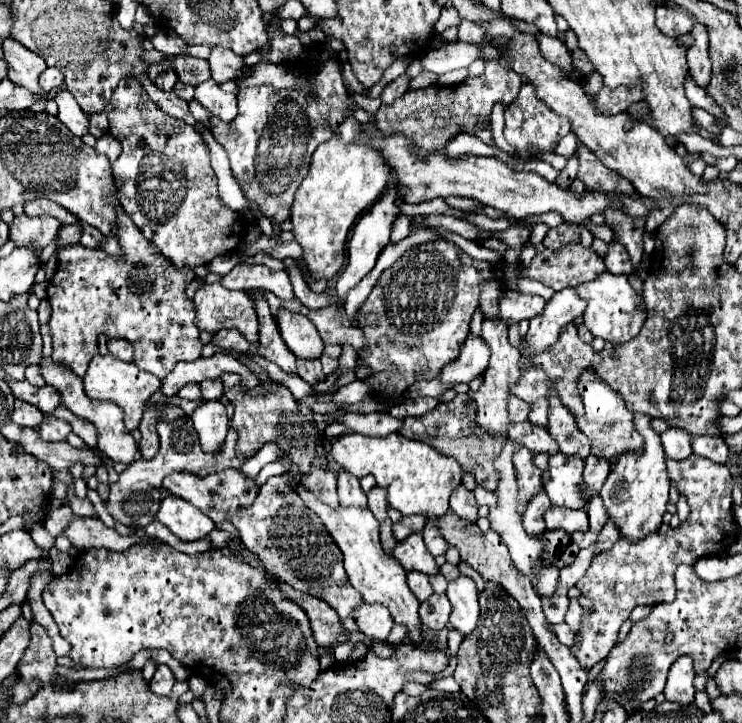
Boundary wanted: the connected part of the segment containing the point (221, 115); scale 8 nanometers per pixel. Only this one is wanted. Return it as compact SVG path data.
M213 80L201 82L195 88L195 100L223 122L233 122L237 114L237 94L223 92Z

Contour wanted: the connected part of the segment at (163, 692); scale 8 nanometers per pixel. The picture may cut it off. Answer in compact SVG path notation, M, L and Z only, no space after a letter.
M159 664L157 670L155 670L155 674L153 674L153 678L151 678L151 682L149 682L151 690L157 696L167 696L171 692L173 684L175 684L175 676L173 676L171 668L165 666L165 664Z

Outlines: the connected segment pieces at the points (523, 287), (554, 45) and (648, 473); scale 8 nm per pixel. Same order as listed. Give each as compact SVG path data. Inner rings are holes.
M520 279L518 281L518 291L527 294L539 295L544 298L546 301L551 299L555 293L550 288L547 288L541 282L533 279Z
M537 36L539 40L539 48L543 58L549 58L549 62L555 62L555 66L559 66L563 70L565 78L571 78L573 74L573 66L571 66L571 56L567 46L559 40L559 38L549 38L549 36Z
M635 414L635 428L645 438L645 452L643 454L627 452L625 456L619 456L617 466L613 466L611 474L607 476L599 492L609 518L619 528L621 538L627 538L631 542L639 542L647 534L653 534L659 530L661 518L667 510L667 498L669 498L665 452L663 452L659 434L649 426L649 420L651 418L647 418L645 414Z

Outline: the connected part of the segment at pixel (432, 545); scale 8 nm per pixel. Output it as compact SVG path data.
M427 522L421 534L423 534L425 546L427 546L427 550L431 550L431 556L433 556L433 558L437 558L437 556L445 554L445 550L449 548L449 544L441 538L439 528L435 526L435 522Z

